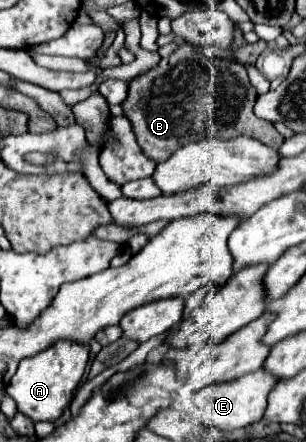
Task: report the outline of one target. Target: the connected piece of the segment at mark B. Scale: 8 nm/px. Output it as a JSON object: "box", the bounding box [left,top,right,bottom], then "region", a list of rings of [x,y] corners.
{"box":[122,43,284,163],"region":[[[180,43],[178,49],[170,55],[160,59],[156,67],[150,71],[134,77],[128,83],[128,97],[122,103],[124,115],[132,123],[134,135],[138,139],[138,145],[142,147],[144,155],[156,163],[166,161],[180,145],[200,141],[204,137],[236,137],[236,135],[248,135],[258,141],[262,141],[268,147],[278,149],[284,143],[284,137],[274,129],[270,121],[262,121],[254,115],[252,107],[256,101],[256,89],[248,81],[246,67],[238,61],[230,59],[212,59],[202,53],[198,53],[192,45]]]}

